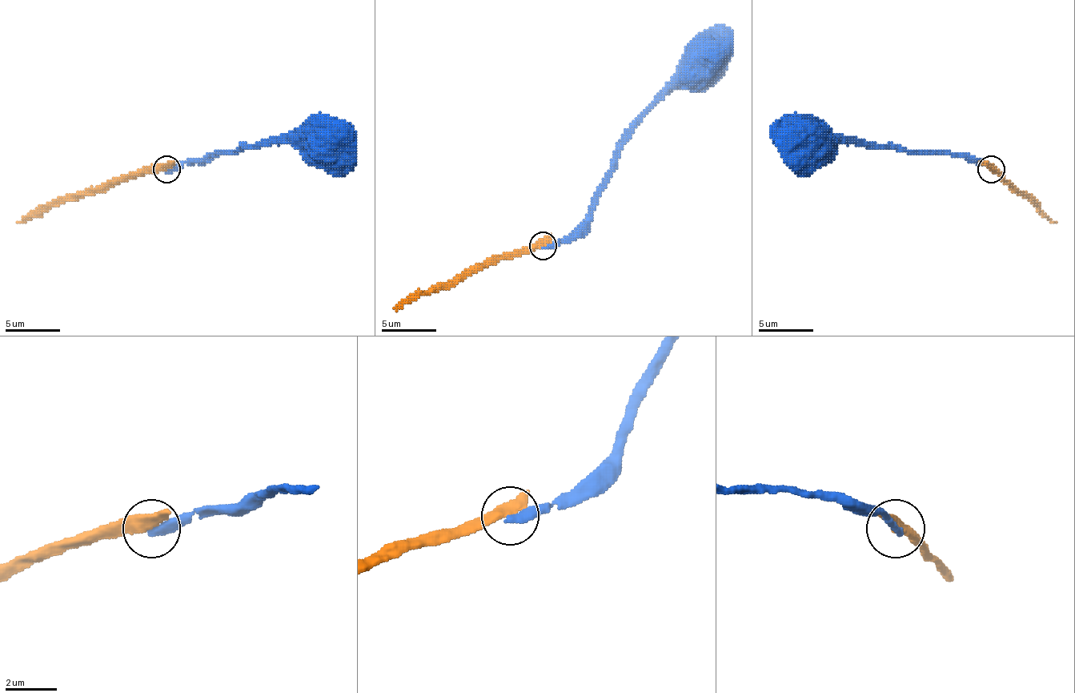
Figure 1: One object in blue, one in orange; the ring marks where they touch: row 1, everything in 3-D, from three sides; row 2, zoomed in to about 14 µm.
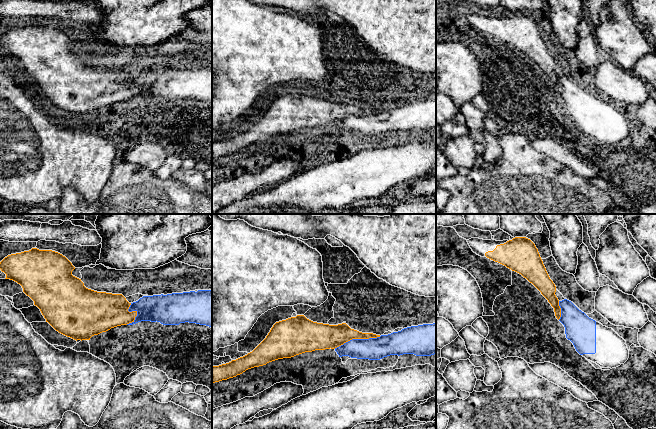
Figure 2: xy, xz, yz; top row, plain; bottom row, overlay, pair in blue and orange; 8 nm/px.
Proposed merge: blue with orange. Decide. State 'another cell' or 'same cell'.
another cell

